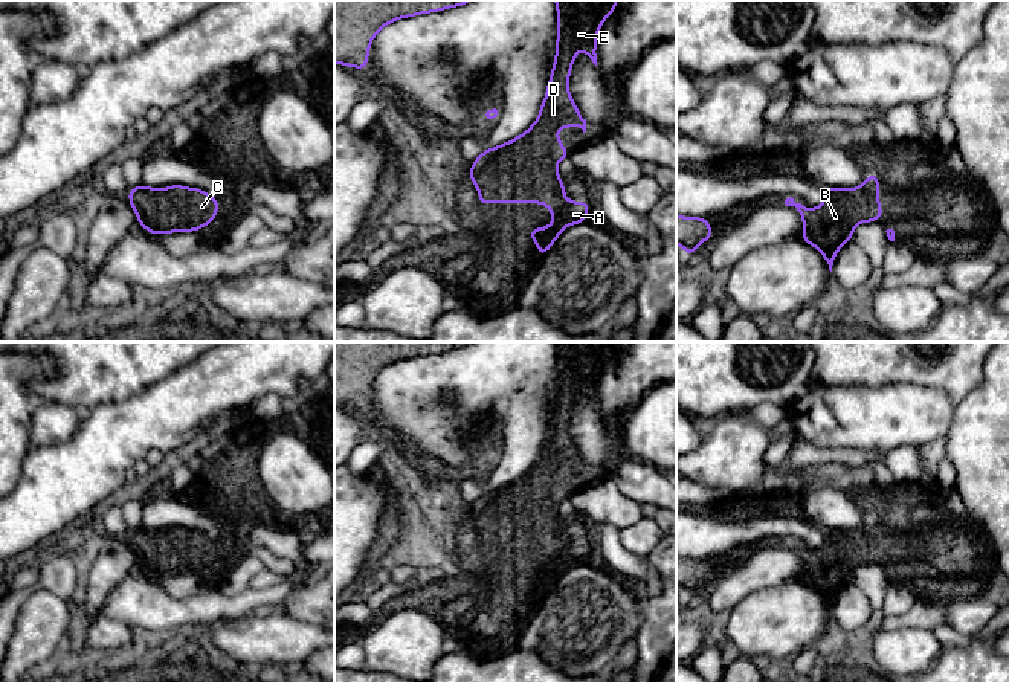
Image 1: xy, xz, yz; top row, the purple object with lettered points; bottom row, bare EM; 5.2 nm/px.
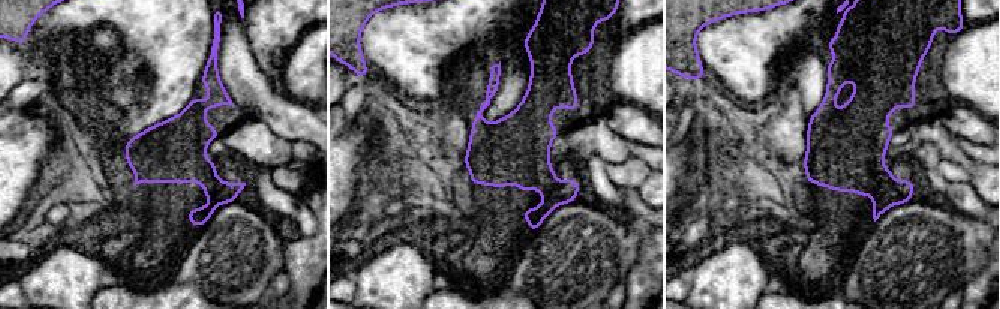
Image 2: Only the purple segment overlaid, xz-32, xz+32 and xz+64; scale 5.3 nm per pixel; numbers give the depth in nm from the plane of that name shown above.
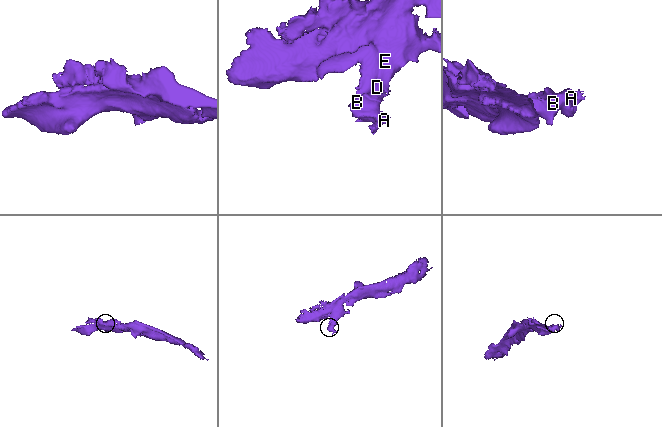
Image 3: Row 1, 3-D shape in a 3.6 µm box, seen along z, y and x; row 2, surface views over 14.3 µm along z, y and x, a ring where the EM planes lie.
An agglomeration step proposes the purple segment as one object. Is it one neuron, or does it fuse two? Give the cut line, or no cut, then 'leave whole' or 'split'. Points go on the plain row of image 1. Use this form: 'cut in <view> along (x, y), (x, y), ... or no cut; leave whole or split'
no cut; leave whole

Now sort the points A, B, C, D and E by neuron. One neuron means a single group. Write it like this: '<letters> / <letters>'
A B C D E

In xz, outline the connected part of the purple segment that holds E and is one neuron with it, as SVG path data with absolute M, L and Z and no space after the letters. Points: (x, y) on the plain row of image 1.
M554 342L557 351L557 382L553 412L546 426L546 435L539 458L531 469L514 481L484 492L469 511L470 524L478 531L479 547L490 545L537 545L546 547L553 565L546 569L530 571L531 583L537 586L537 595L543 598L566 568L586 565L591 545L566 542L565 527L557 515L557 507L571 495L557 479L560 470L579 469L586 473L586 461L569 435L568 423L579 392L583 392L597 408L597 380L604 362L617 351L617 342Z

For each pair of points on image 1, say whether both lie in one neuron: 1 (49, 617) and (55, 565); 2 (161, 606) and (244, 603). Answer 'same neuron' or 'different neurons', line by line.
1: different neurons
2: same neuron

